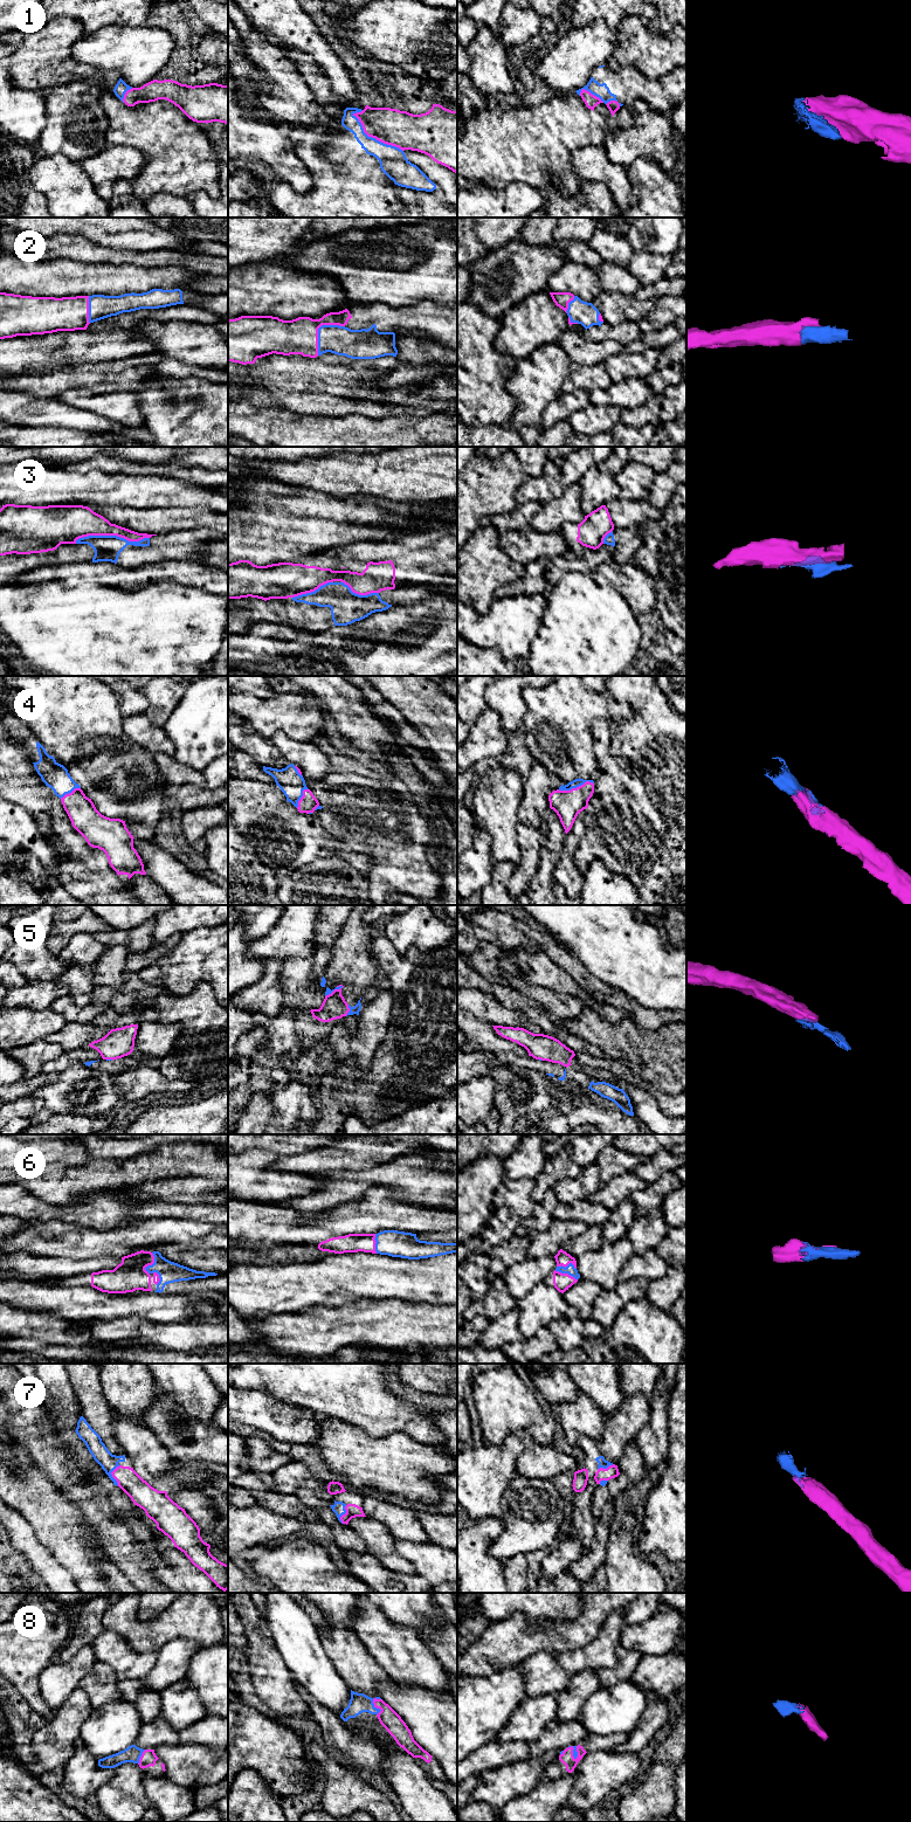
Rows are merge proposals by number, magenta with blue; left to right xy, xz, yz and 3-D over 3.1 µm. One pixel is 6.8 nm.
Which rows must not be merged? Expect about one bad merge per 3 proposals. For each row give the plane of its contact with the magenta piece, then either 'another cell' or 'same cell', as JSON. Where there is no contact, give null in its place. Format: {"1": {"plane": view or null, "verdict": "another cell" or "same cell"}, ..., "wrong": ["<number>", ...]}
{"1": {"plane": "xz", "verdict": "same cell"}, "2": {"plane": "xz", "verdict": "same cell"}, "3": {"plane": "xy", "verdict": "another cell"}, "4": {"plane": "yz", "verdict": "same cell"}, "5": {"plane": "xz", "verdict": "another cell"}, "6": {"plane": "xy", "verdict": "same cell"}, "7": {"plane": "xy", "verdict": "same cell"}, "8": {"plane": "xz", "verdict": "same cell"}, "wrong": ["3", "5"]}

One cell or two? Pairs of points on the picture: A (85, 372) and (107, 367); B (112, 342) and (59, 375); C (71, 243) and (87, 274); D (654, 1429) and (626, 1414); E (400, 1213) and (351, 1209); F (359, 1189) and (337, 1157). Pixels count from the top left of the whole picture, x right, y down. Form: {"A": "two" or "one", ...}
{"A": "one", "B": "two", "C": "two", "D": "two", "E": "one", "F": "two"}

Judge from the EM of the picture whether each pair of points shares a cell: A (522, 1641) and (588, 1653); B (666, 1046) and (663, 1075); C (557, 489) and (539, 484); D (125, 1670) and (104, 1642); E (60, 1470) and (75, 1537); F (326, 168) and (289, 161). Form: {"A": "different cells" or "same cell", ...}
{"A": "different cells", "B": "same cell", "C": "same cell", "D": "same cell", "E": "different cells", "F": "different cells"}

